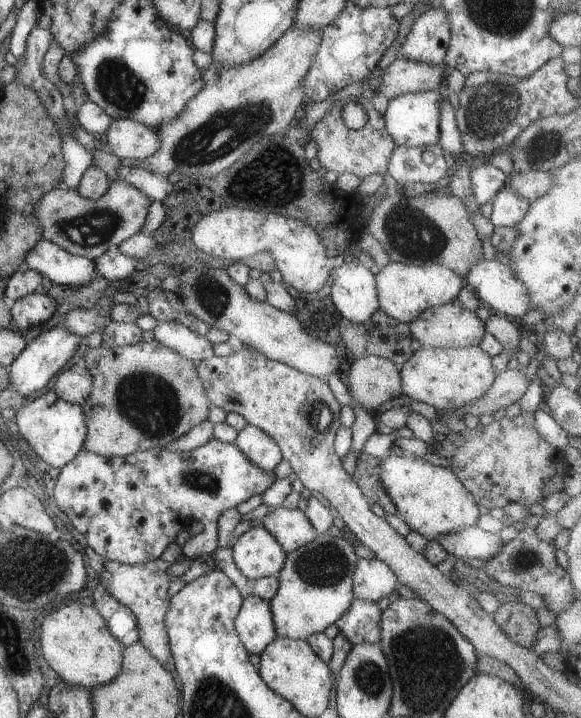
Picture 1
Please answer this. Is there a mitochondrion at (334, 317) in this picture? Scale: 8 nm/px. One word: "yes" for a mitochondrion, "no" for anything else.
no

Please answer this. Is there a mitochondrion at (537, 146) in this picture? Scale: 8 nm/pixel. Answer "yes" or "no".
yes

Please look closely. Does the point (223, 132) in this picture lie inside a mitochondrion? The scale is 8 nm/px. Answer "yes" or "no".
yes

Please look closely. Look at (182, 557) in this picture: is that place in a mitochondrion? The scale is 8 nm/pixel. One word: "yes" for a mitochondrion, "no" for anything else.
no

